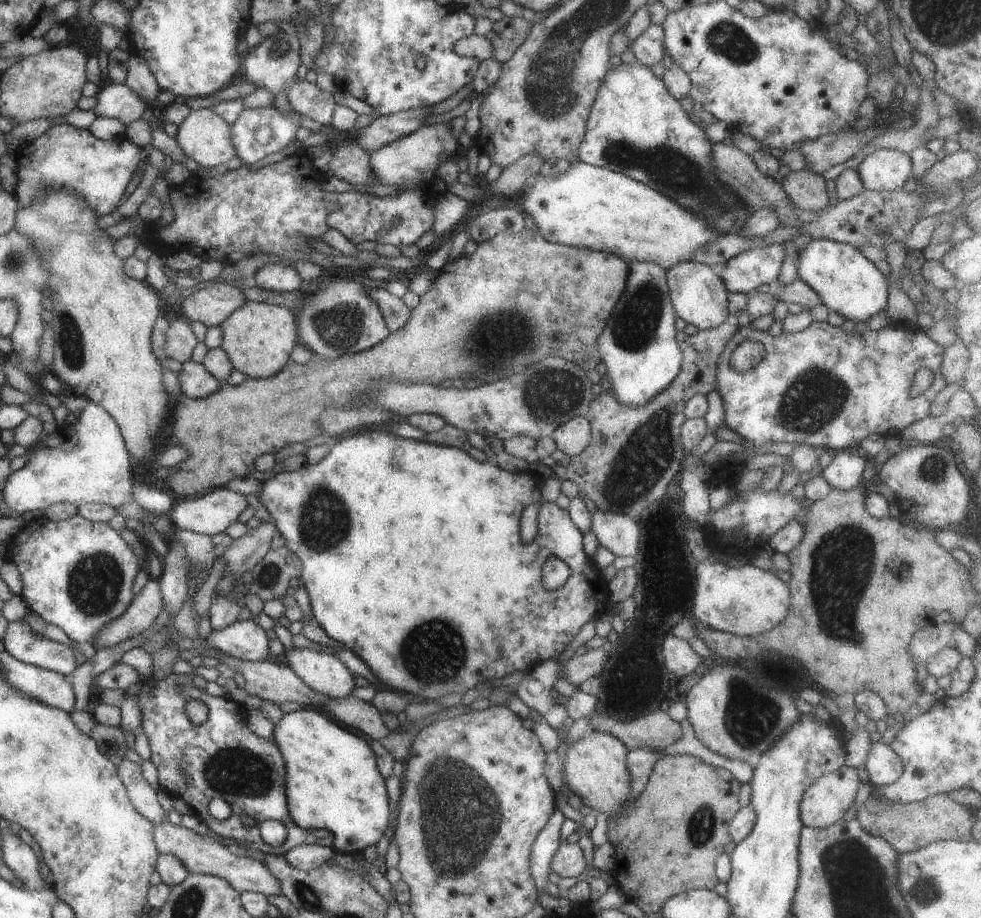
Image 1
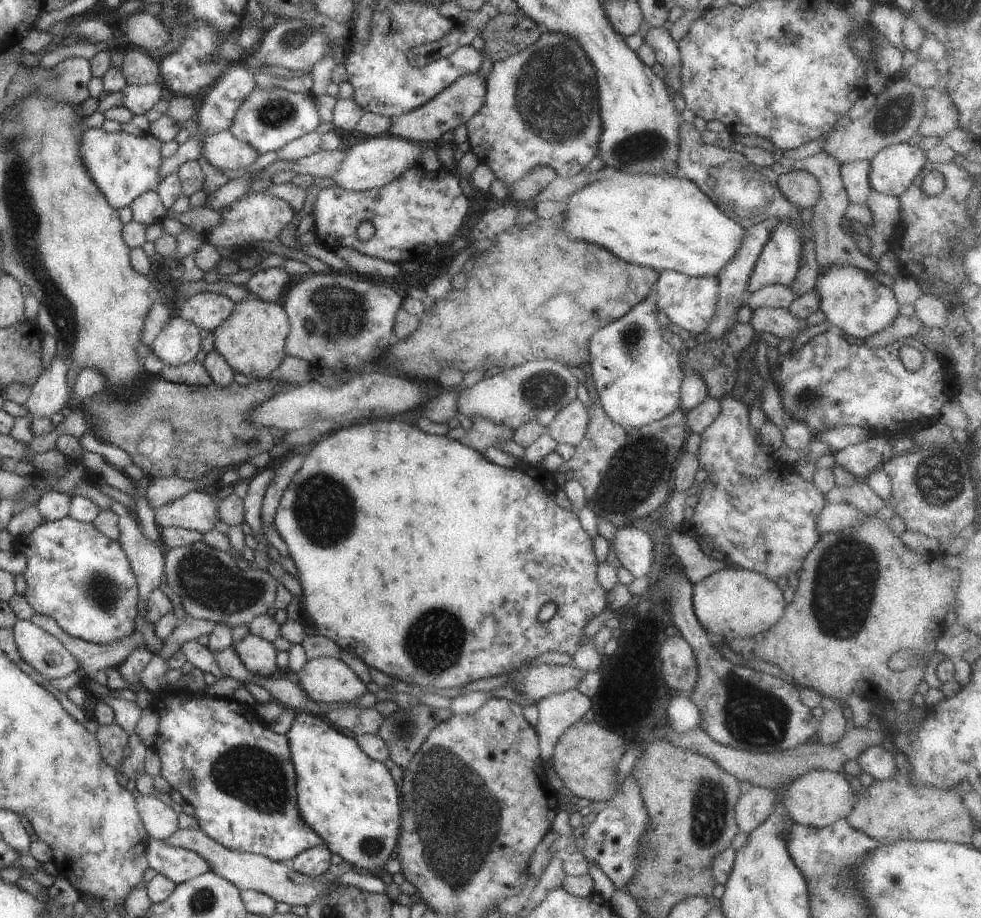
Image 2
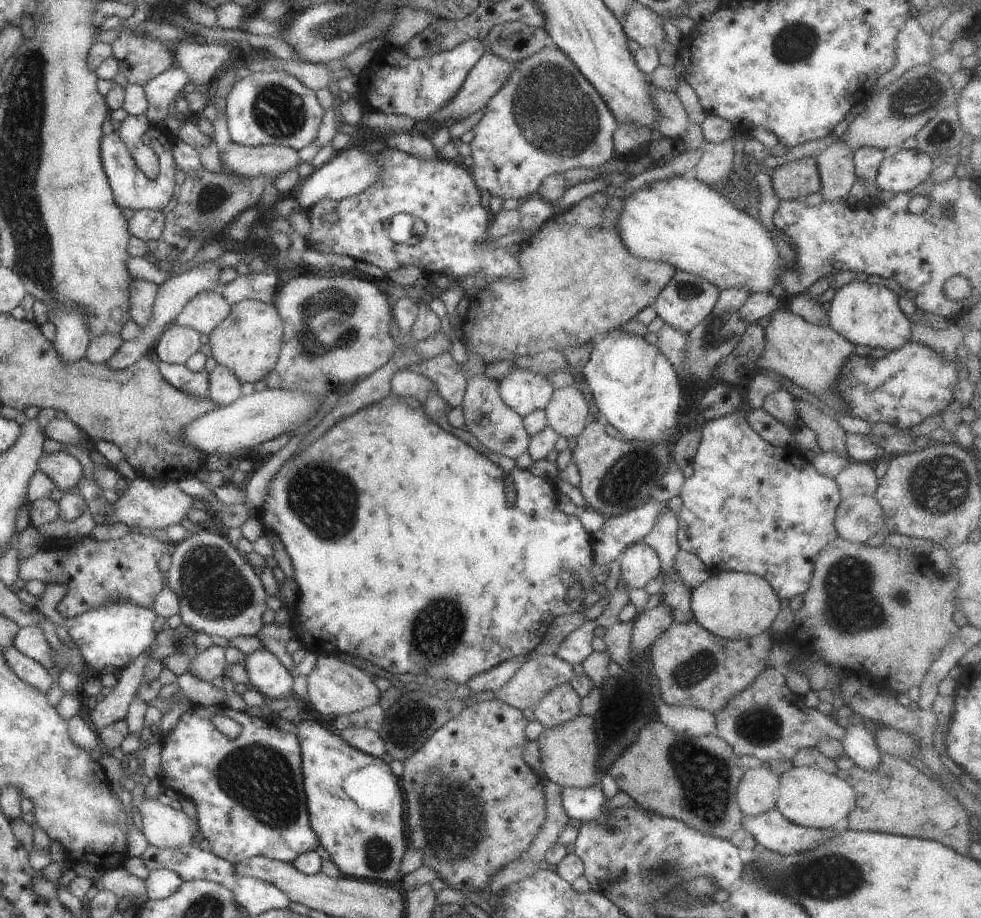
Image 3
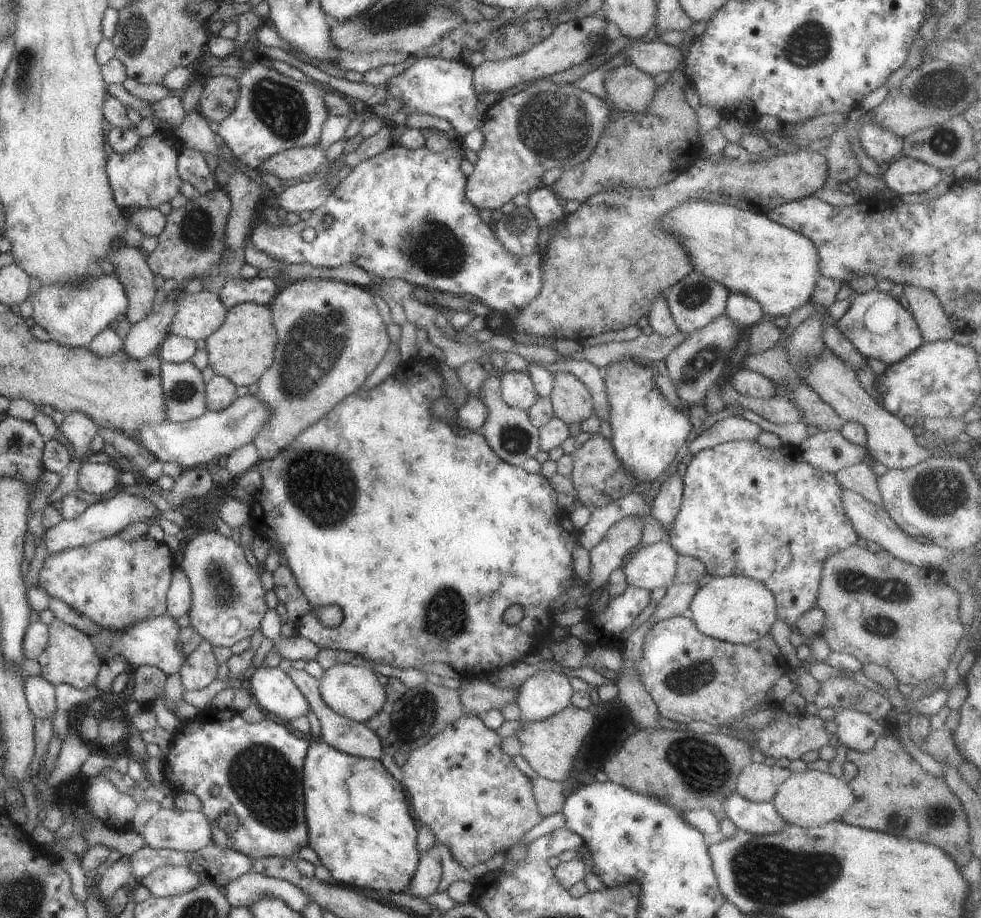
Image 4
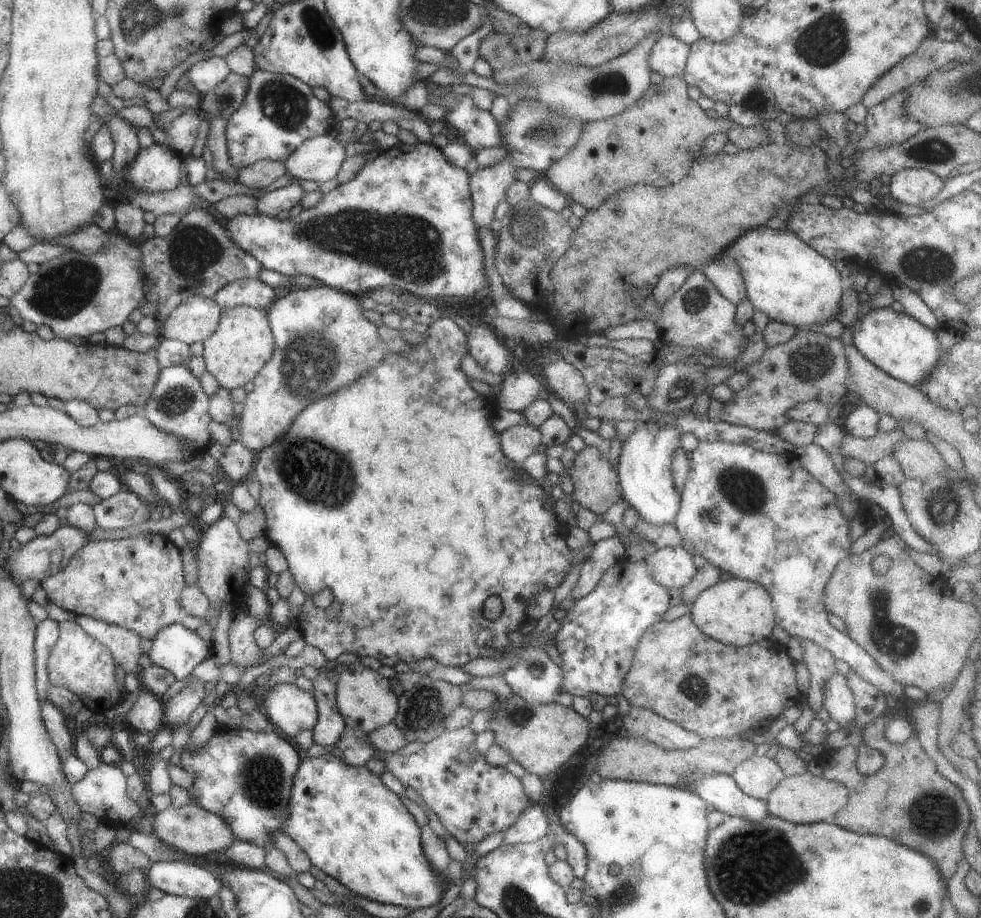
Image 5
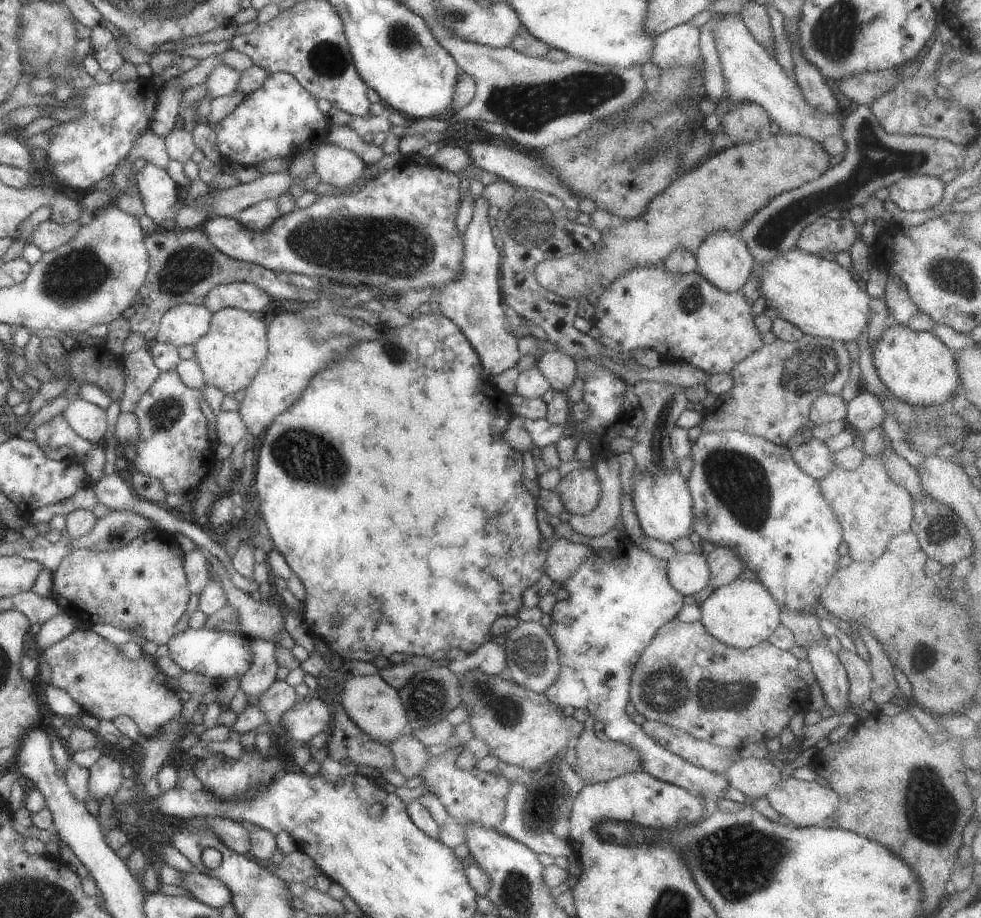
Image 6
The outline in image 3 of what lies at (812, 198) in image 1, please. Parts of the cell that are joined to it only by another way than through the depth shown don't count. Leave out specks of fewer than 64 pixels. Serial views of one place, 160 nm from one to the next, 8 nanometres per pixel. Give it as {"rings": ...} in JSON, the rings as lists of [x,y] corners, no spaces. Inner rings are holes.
{"rings":[[[804,157],[776,166],[769,176],[773,192],[780,200],[804,200],[809,194],[818,192],[820,187],[813,157]]]}

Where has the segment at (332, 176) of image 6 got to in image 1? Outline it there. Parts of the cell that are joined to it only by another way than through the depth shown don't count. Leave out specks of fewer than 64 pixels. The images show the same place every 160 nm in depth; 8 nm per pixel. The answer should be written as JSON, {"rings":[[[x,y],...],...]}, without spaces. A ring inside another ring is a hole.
{"rings":[[[191,109],[174,136],[181,152],[201,166],[224,164],[234,156],[227,124],[211,109]]]}

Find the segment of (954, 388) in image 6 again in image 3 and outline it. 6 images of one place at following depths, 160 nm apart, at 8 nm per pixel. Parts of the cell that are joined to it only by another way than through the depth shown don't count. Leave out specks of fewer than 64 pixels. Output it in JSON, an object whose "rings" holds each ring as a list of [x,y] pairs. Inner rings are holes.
{"rings":[[[853,279],[834,290],[833,298],[827,306],[827,322],[842,339],[853,346],[882,348],[887,352],[899,348],[909,338],[910,320],[897,307],[898,296],[886,285],[869,284]]]}

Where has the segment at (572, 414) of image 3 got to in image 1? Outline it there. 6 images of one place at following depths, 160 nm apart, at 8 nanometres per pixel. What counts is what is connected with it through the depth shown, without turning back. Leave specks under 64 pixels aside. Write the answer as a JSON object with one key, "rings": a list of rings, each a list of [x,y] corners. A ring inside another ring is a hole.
{"rings":[[[583,415],[570,418],[557,426],[550,437],[557,450],[570,457],[575,456],[589,444],[589,421]]]}

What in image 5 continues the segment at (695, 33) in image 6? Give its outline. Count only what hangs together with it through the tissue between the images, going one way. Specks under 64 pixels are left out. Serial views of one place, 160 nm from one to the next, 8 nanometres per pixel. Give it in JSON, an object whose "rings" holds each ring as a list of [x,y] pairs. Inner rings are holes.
{"rings":[[[672,34],[660,35],[650,48],[647,58],[649,71],[662,77],[681,76],[687,64],[689,45]]]}

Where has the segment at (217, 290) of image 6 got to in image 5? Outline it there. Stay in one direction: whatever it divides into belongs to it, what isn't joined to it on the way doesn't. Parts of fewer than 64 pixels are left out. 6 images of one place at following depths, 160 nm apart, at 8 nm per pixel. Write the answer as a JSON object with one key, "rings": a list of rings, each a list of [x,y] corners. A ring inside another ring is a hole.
{"rings":[[[237,279],[224,284],[212,299],[222,310],[243,305],[265,311],[278,294],[259,279]]]}

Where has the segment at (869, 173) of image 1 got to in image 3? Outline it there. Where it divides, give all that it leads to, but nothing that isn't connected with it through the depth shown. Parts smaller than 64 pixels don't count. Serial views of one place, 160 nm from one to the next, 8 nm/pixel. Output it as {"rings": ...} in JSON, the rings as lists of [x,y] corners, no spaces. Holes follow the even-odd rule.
{"rings":[[[896,149],[889,152],[877,167],[873,187],[905,192],[927,180],[934,168],[931,156],[914,149]]]}

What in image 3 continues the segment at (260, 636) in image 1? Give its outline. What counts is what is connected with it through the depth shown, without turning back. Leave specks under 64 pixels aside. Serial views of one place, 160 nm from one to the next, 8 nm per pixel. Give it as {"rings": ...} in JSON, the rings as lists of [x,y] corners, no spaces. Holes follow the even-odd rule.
{"rings":[[[267,649],[253,650],[244,654],[242,660],[249,679],[249,688],[259,692],[263,698],[291,697],[292,676]]]}

